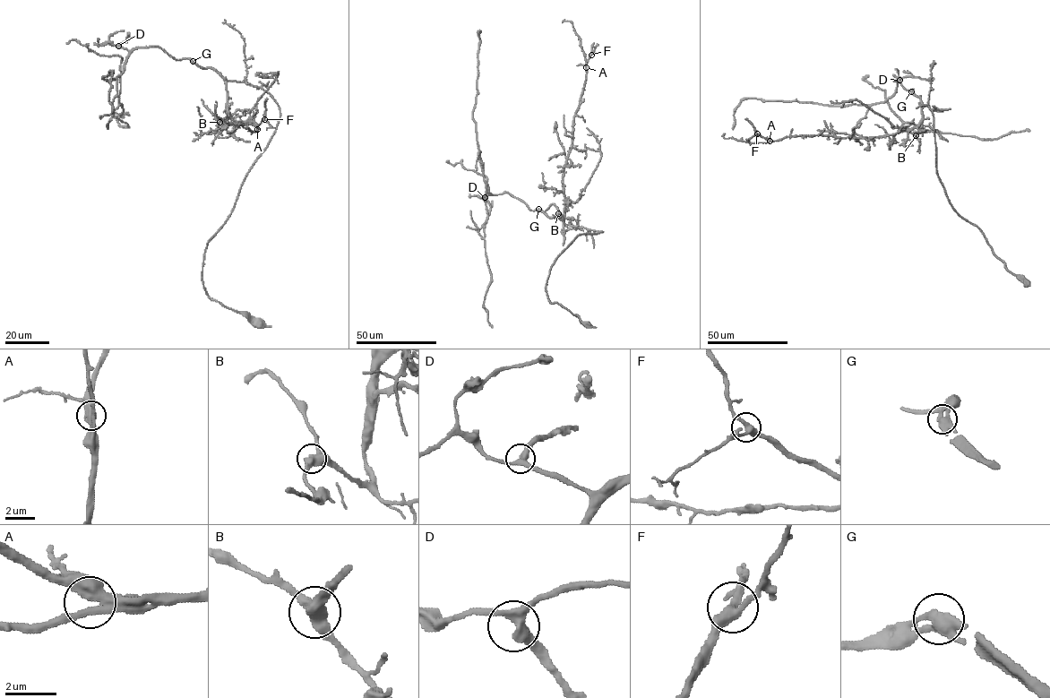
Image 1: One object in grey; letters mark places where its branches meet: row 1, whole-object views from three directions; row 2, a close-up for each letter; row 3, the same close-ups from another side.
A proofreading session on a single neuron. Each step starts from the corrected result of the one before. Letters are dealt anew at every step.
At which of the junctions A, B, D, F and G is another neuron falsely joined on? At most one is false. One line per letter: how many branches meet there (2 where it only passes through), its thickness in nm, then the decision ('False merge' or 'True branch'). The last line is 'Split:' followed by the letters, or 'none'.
A: Branches: 3. Thickness 400 nm. True branch
B: Branches: 3. Thickness 400 nm. True branch
D: Branches: 3. Thickness 360 nm. True branch
F: Branches: 3. Thickness 320 nm. True branch
G: Branches: 3. Thickness 400 nm. True branch
Split: none

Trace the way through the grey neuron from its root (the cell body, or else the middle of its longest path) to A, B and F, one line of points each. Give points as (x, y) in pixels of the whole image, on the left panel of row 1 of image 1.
A: (258, 323), (209, 297), (202, 266), (280, 110), (262, 89), (227, 81), (225, 123), (257, 129)
B: (258, 323), (209, 297), (202, 266), (280, 110), (262, 89), (228, 81), (228, 114), (219, 122)
F: (258, 323), (209, 297), (202, 266), (280, 116), (262, 89), (226, 81), (228, 124), (257, 129), (264, 119)

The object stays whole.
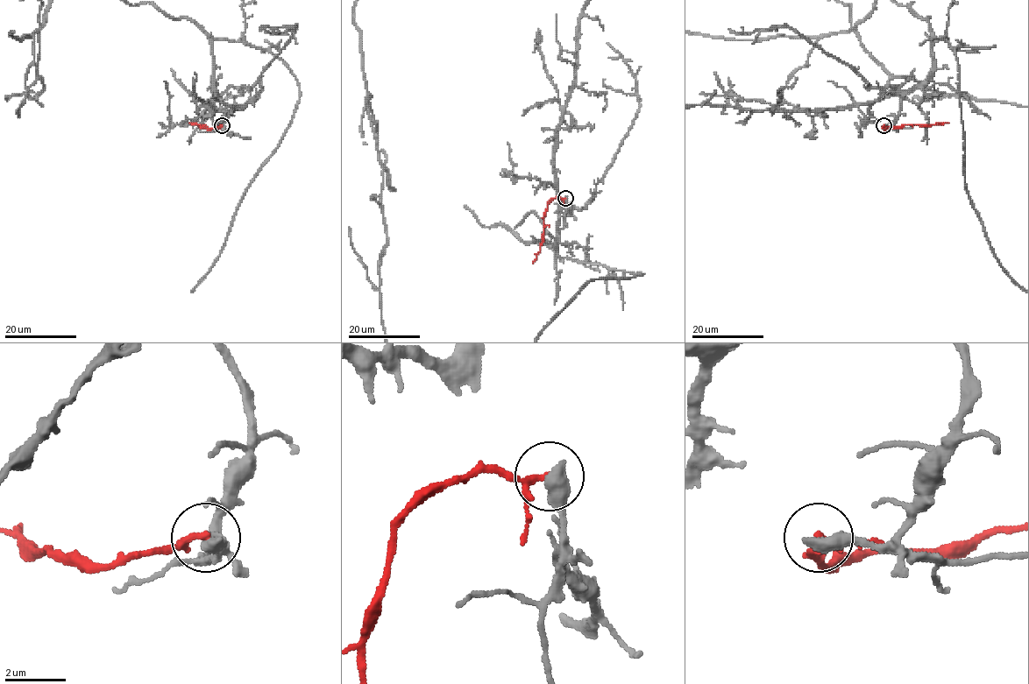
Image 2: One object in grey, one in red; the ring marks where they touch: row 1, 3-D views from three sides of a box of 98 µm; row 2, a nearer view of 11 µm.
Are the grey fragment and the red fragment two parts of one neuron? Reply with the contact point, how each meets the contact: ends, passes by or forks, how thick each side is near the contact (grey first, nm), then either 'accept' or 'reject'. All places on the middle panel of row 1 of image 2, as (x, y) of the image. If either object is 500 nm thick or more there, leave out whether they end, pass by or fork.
place (565, 198); calibres 600 and 190 nm; reject

